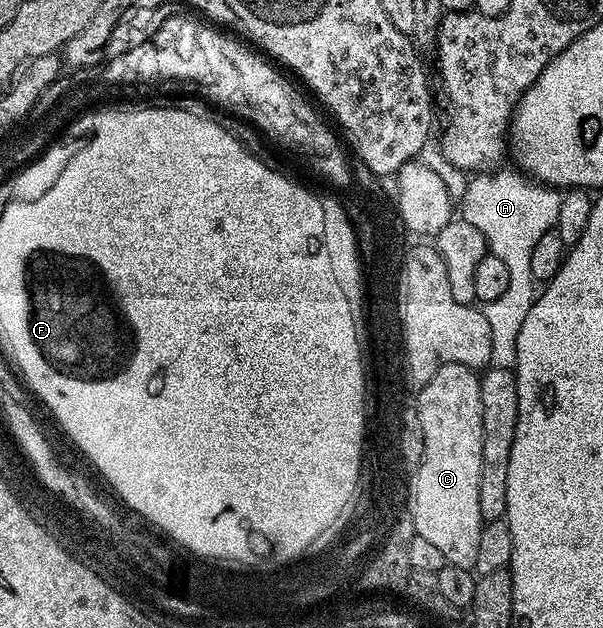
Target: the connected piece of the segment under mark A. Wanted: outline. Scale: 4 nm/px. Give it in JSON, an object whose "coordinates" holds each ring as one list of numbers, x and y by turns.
{"coordinates":[[505,168,496,172,474,173,459,201,460,217,467,224,479,228,485,237,488,253,499,256,511,275,507,292,503,292,499,300,491,300,483,306,485,319,491,327,491,363,504,370,513,370,517,365,519,328,523,328,523,320,527,320,527,312,531,312,533,307,535,283,531,276,531,252,539,236,556,227,559,216,559,194,554,187,526,180,520,173,512,173,508,174]]}

